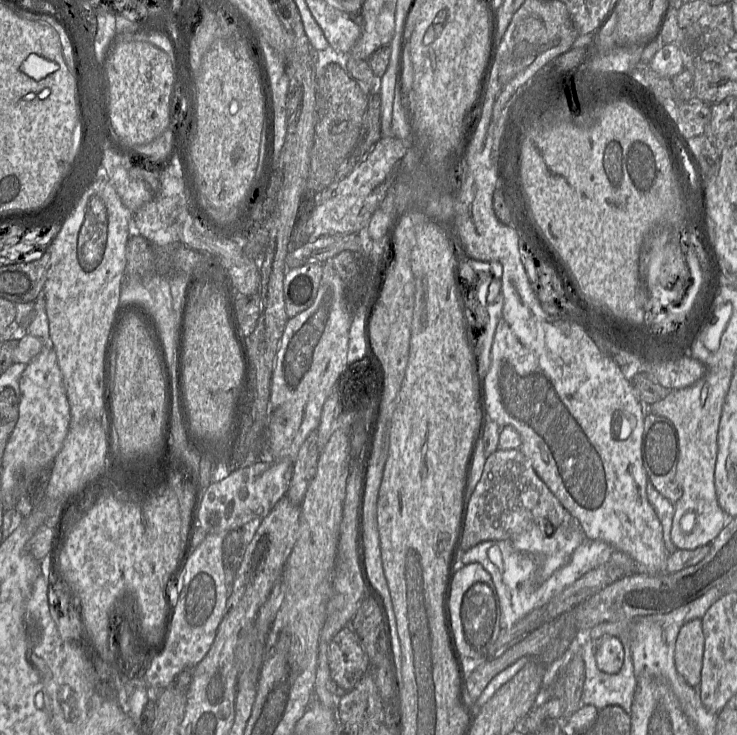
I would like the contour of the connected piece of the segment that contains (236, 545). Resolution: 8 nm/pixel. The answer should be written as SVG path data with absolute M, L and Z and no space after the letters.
M260 521L246 523L239 529L234 529L224 536L223 560L225 583L228 596L232 590L236 571L241 563L246 545L253 538Z

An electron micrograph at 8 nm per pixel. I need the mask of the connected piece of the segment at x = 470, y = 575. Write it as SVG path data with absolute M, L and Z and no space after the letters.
M456 561L453 570L455 572L452 575L446 601L451 637L455 639L461 658L493 659L496 643L501 632L501 605L492 577L484 567L477 562L464 565L457 564Z

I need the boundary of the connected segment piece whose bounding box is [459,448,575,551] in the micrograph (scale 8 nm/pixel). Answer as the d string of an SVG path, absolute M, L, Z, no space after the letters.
M520 448L498 449L486 458L482 477L469 499L462 525L459 551L467 551L485 541L512 540L528 530L528 527L539 526L548 535L552 535L563 523L573 523L573 520L575 520L573 516L540 479Z

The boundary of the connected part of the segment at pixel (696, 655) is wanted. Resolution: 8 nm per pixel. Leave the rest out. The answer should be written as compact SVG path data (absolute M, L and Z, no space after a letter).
M701 619L682 626L675 644L675 666L678 673L694 688L701 683L705 636Z

